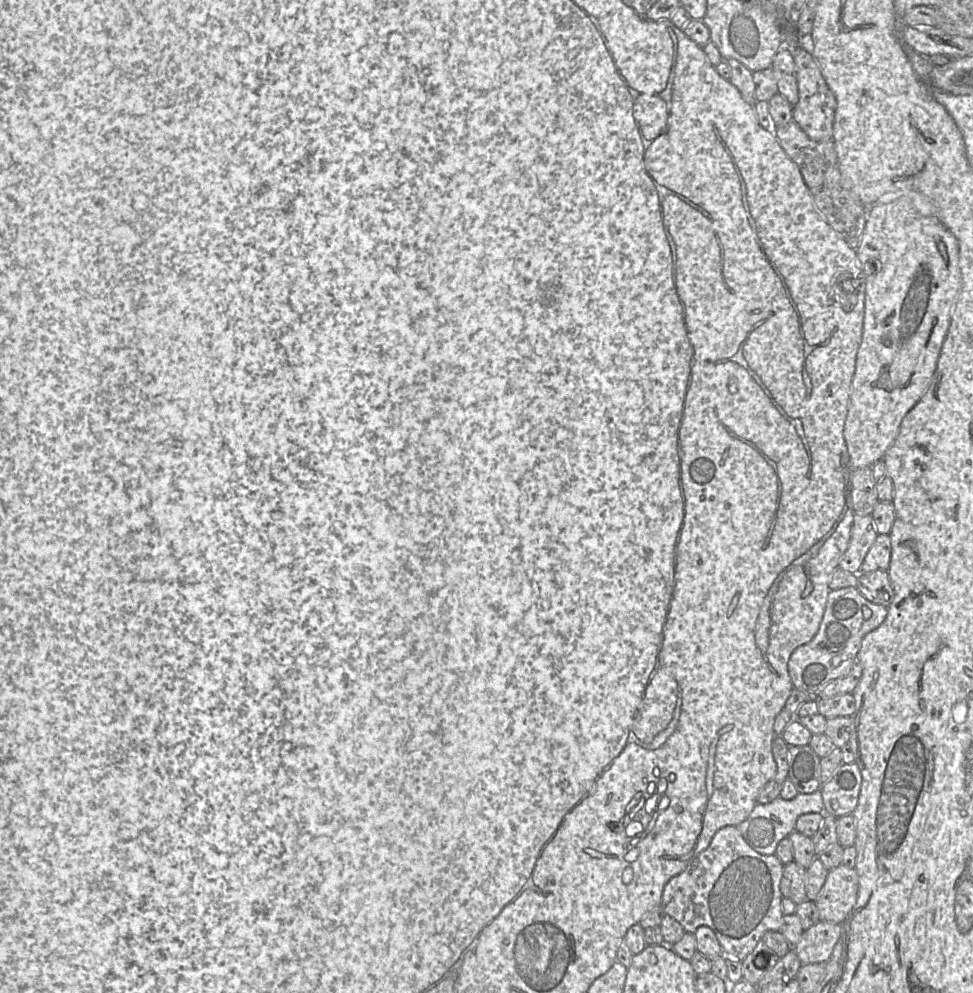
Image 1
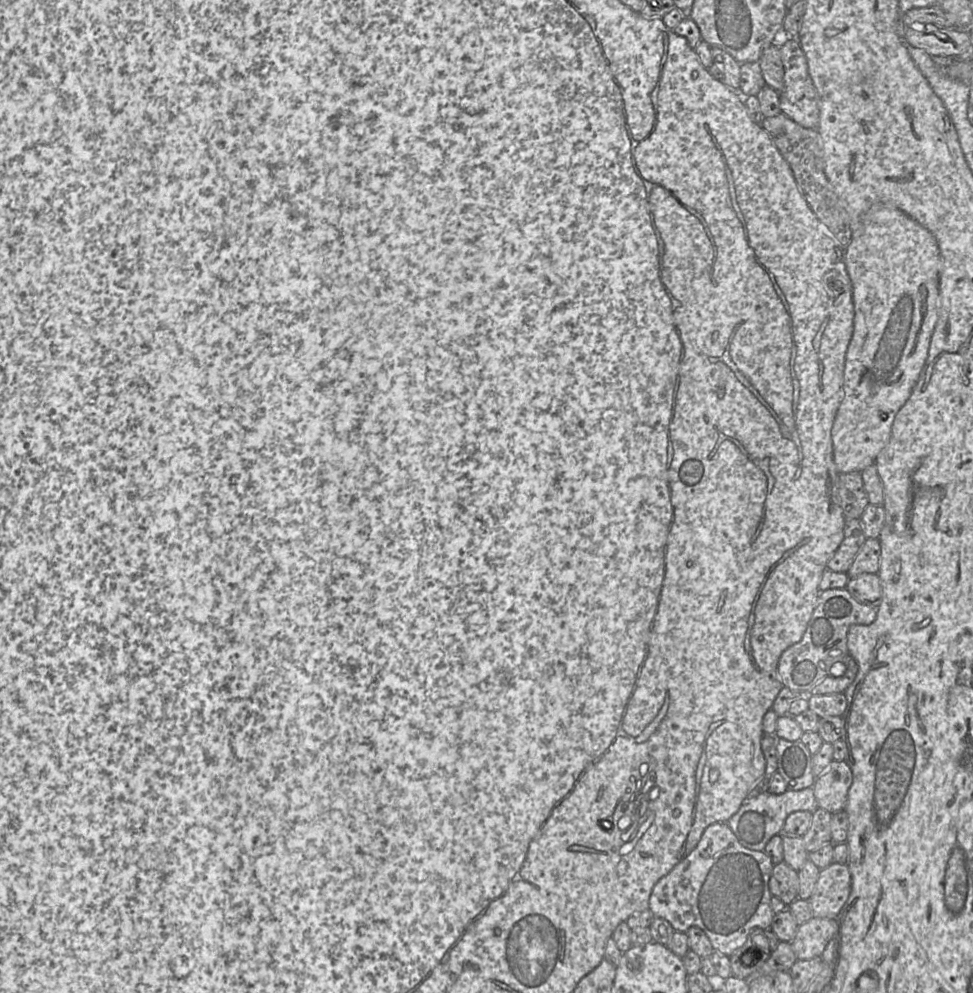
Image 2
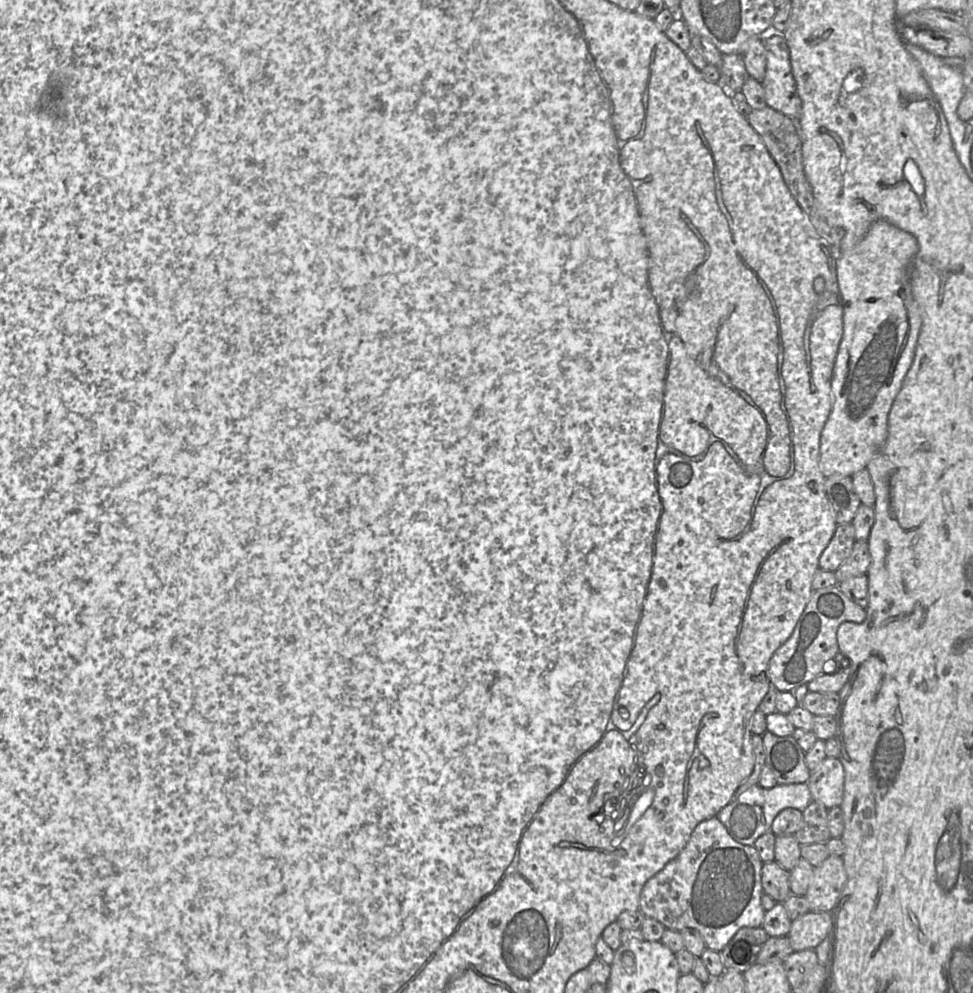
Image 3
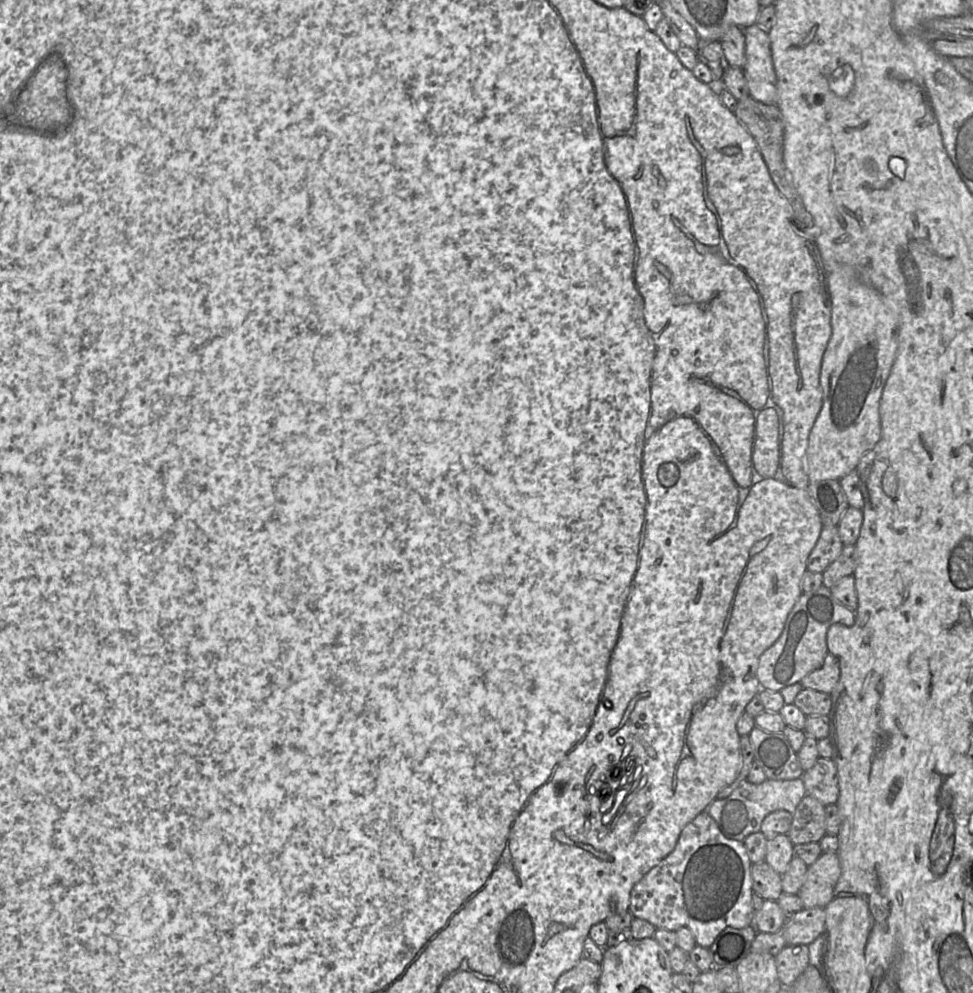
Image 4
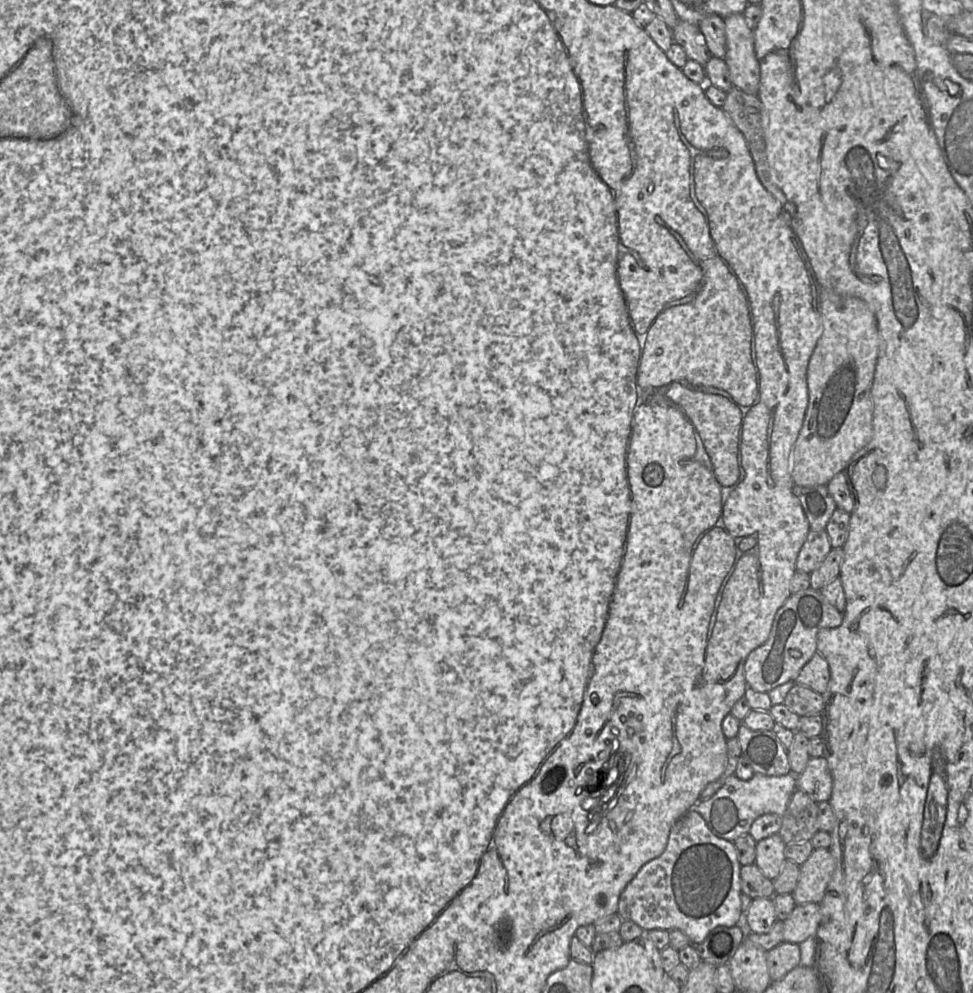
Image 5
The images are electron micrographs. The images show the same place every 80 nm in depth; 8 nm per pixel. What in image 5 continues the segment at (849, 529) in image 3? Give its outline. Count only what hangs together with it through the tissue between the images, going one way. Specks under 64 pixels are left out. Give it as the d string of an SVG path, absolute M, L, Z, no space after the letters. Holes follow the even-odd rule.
M810 530L799 551L796 570L798 572L811 573L821 565L831 550L832 546L825 530Z

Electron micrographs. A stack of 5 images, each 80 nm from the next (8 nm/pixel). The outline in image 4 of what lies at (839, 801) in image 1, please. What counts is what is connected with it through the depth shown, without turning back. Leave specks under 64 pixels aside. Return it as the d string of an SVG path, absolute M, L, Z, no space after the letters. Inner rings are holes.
M819 757L815 765L802 775L807 795L820 801L824 806L836 804L839 798L838 772L835 762L831 758Z

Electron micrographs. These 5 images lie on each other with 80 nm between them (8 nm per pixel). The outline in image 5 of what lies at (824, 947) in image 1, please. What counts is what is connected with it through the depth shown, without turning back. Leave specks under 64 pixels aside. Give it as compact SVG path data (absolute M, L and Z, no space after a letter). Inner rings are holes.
M819 903L798 904L791 914L783 920L785 942L800 944L814 937L821 921Z

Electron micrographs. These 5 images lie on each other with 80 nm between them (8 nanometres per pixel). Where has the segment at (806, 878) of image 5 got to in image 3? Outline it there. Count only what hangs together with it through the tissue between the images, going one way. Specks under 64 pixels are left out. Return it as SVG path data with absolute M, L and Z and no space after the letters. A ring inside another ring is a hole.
M830 855L814 867L805 898L810 911L832 912L847 882L842 857Z

